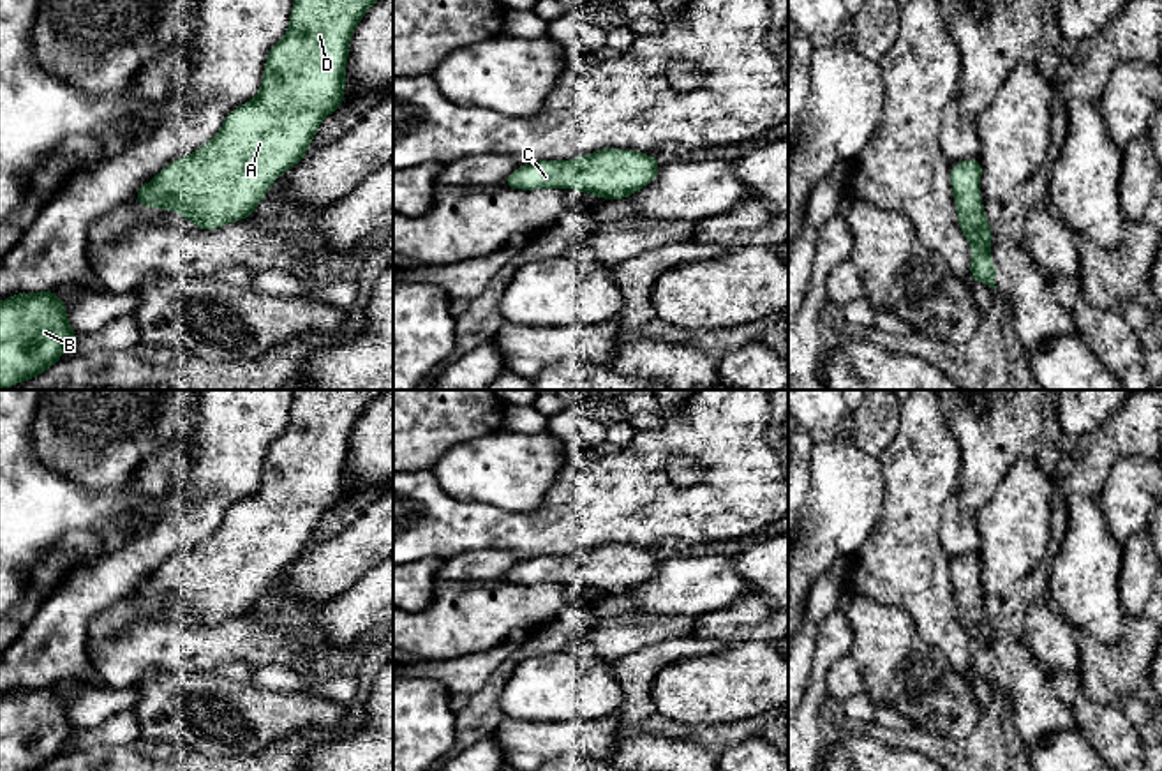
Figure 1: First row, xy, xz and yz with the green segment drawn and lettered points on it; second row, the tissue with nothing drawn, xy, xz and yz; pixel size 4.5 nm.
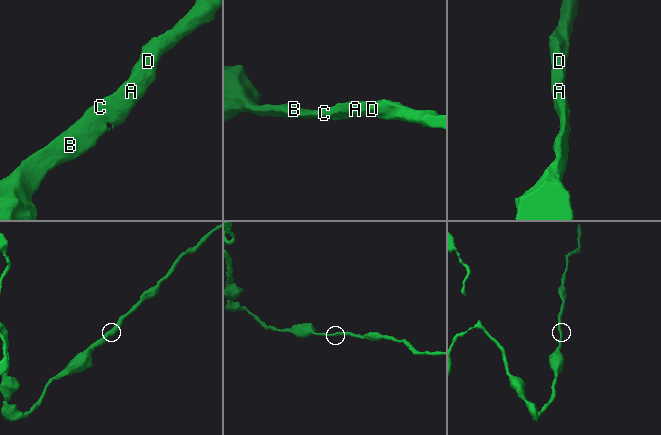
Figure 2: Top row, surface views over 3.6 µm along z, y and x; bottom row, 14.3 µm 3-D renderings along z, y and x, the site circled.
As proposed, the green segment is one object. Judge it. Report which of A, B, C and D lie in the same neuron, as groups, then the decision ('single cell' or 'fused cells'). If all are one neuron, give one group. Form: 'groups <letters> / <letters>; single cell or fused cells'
groups A B C D; single cell

